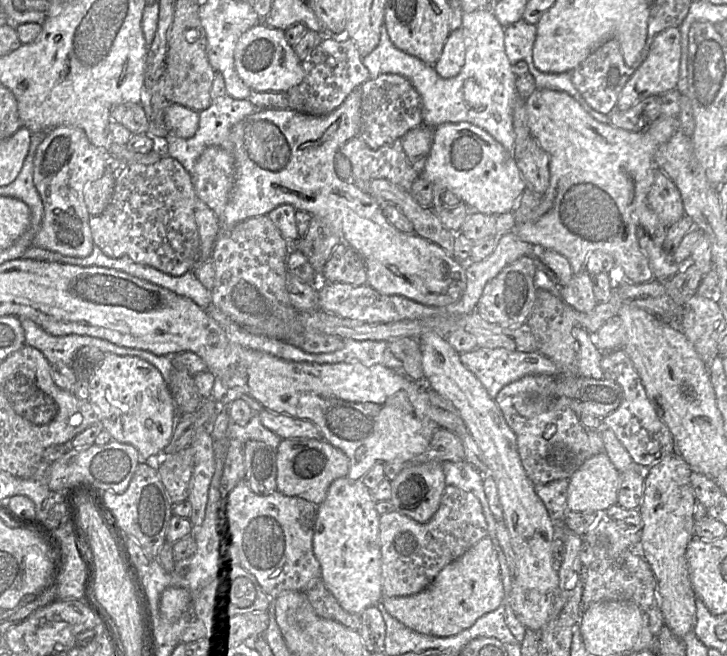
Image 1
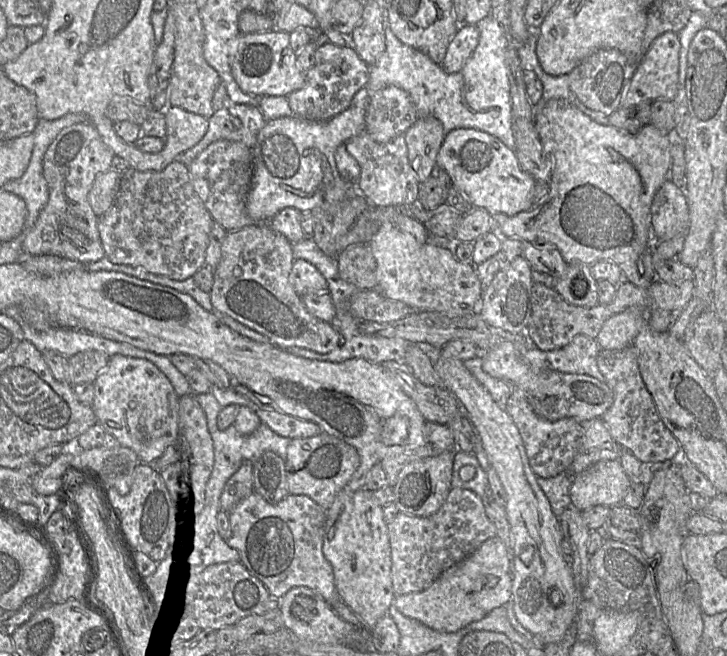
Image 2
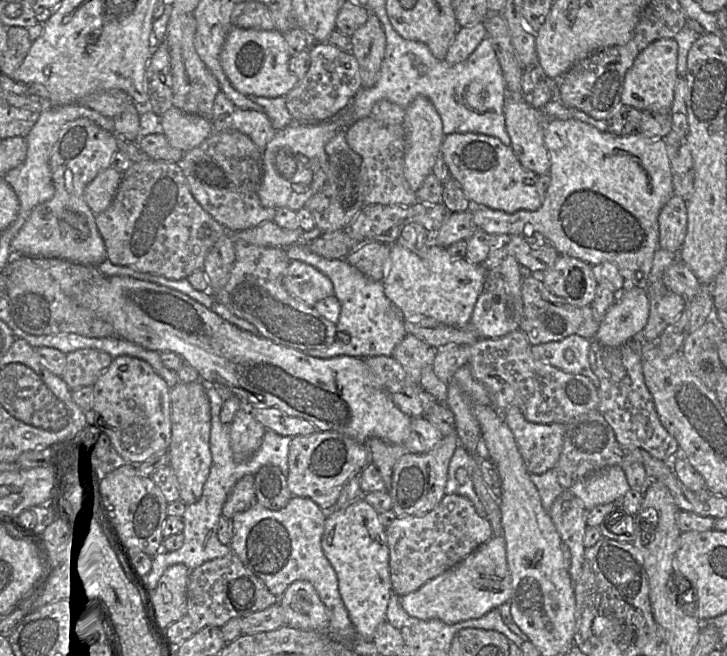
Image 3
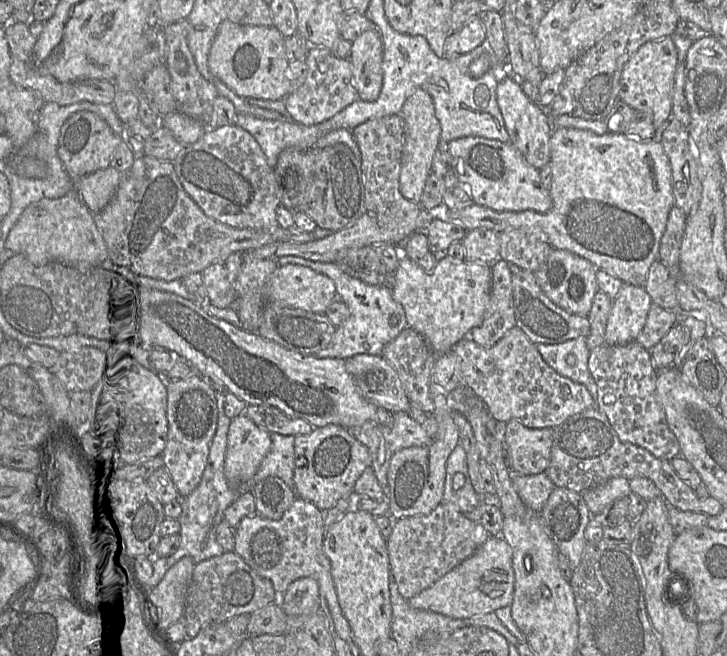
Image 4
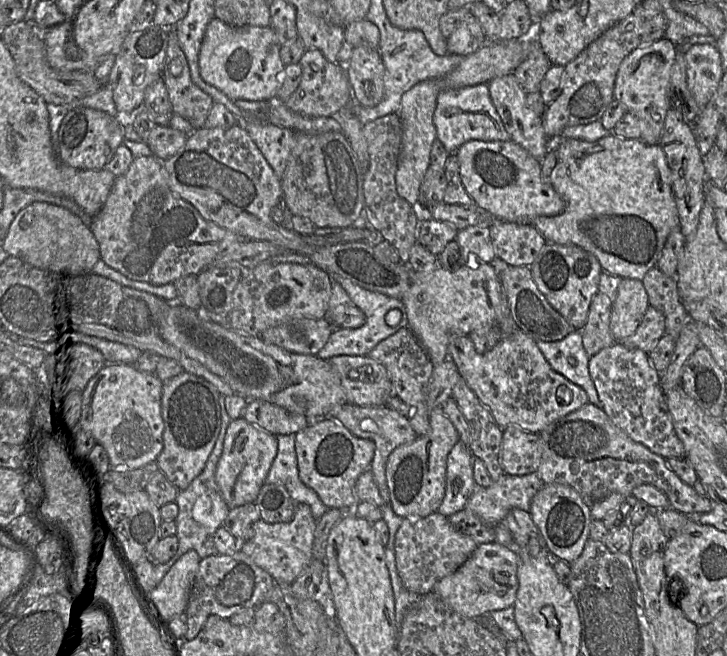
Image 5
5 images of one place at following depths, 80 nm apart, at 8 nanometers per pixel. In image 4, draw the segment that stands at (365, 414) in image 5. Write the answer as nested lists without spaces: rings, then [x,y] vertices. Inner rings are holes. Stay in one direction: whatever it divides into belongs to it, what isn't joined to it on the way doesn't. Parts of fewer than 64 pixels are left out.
[[[406,412],[393,413],[391,425],[383,426],[376,422],[367,421],[361,426],[355,427],[349,431],[352,433],[354,438],[367,447],[371,456],[371,467],[379,485],[385,493],[385,497],[389,493],[387,472],[392,456],[401,449],[427,446],[433,441],[433,438],[427,434],[424,428]]]

